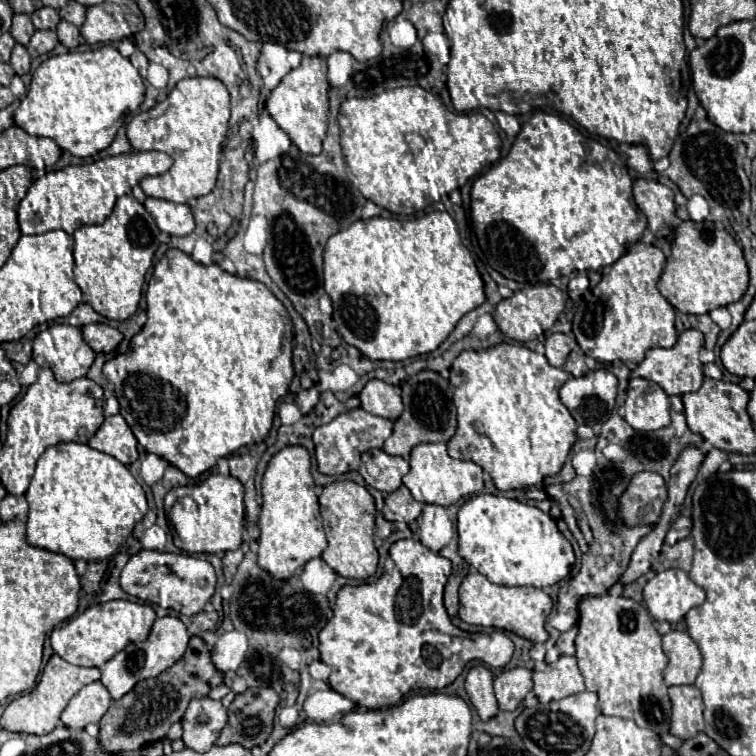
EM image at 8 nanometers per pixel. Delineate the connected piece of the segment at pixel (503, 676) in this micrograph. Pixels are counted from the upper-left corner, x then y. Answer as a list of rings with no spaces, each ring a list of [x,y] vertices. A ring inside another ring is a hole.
[[[516,667],[502,671],[494,679],[494,693],[500,711],[516,711],[526,693],[532,689],[532,671],[526,667]]]

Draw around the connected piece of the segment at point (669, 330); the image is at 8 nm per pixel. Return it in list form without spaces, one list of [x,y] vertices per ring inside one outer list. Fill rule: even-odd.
[[[638,241],[602,275],[602,281],[592,289],[594,309],[590,309],[586,317],[574,317],[572,323],[572,333],[588,357],[600,363],[640,363],[646,351],[676,345],[678,333],[674,327],[674,307],[656,287],[664,261],[666,257],[658,247]]]

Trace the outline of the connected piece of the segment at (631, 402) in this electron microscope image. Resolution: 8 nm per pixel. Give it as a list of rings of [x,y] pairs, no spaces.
[[[642,377],[630,379],[624,409],[624,419],[636,431],[656,431],[670,423],[670,397],[660,385]]]

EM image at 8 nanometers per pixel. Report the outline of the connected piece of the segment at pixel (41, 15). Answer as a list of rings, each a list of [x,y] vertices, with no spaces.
[[[42,7],[32,13],[32,23],[36,29],[56,29],[56,25],[60,23],[60,15],[52,7]]]

